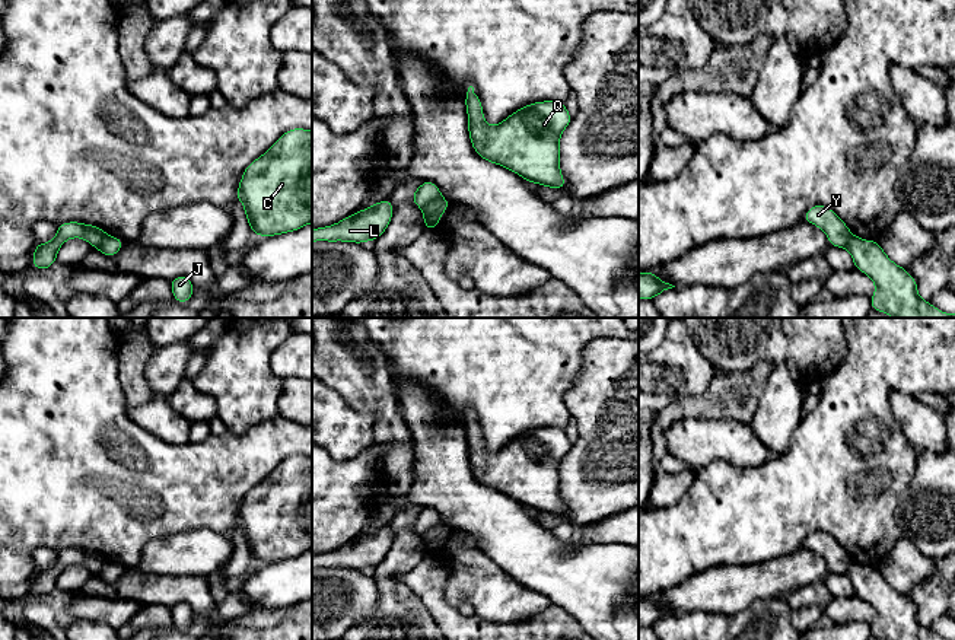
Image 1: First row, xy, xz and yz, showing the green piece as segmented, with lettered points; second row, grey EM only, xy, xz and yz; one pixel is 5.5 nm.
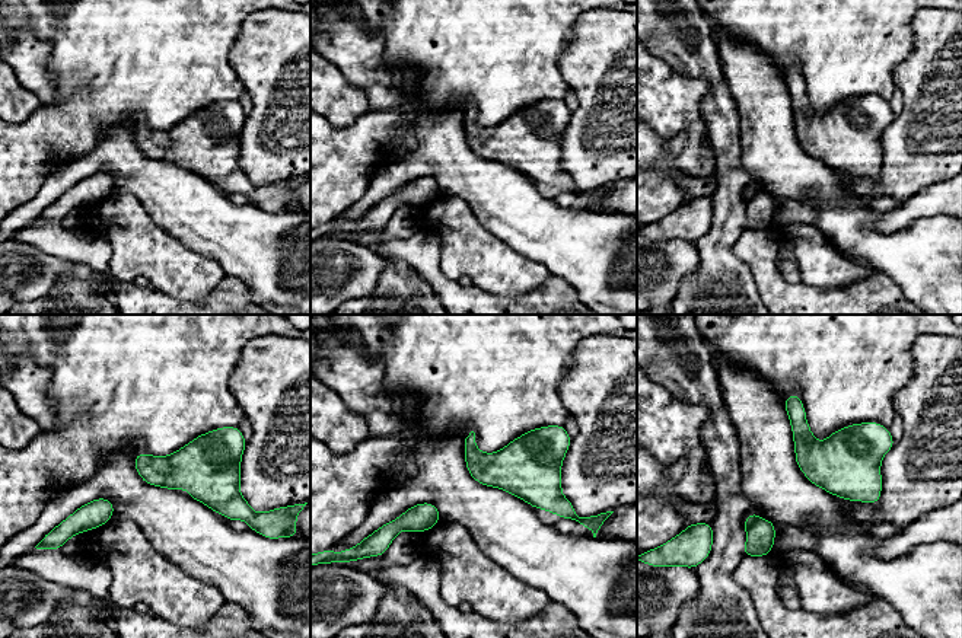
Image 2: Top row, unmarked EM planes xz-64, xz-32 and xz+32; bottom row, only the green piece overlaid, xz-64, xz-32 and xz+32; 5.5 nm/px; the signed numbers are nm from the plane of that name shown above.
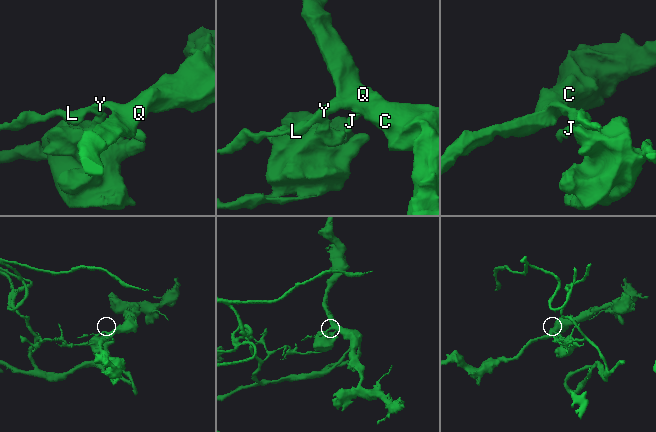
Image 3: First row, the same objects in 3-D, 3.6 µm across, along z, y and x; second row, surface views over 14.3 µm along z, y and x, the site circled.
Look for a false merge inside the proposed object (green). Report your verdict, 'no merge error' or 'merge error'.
merge error

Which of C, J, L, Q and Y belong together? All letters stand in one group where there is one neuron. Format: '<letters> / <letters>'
C L Q Y / J

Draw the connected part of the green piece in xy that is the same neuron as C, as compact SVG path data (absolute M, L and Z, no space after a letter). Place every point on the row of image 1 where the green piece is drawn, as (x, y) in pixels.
M292 128L249 163L235 200L241 200L254 235L276 236L312 223L312 131Z

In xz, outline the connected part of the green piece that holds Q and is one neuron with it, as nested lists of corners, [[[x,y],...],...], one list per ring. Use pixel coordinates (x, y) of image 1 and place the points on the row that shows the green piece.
[[[469,86],[465,96],[469,140],[480,157],[523,179],[561,190],[560,136],[572,121],[564,102],[542,101],[519,108],[497,125],[487,125],[483,105]]]

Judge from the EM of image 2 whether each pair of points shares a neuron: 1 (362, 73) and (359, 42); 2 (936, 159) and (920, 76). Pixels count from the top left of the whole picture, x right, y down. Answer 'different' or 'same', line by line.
1: same
2: same

